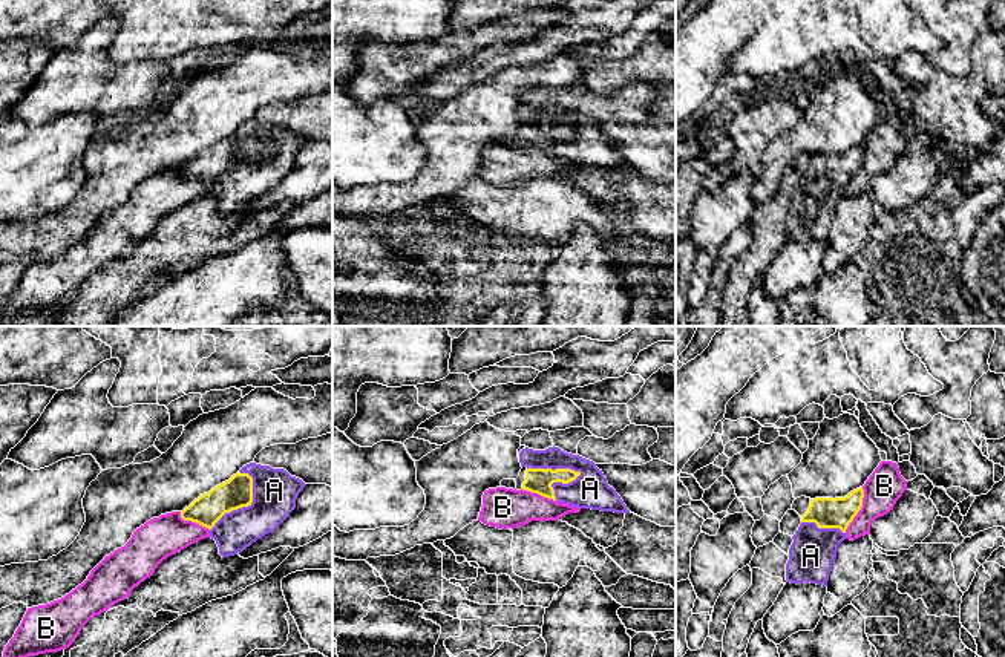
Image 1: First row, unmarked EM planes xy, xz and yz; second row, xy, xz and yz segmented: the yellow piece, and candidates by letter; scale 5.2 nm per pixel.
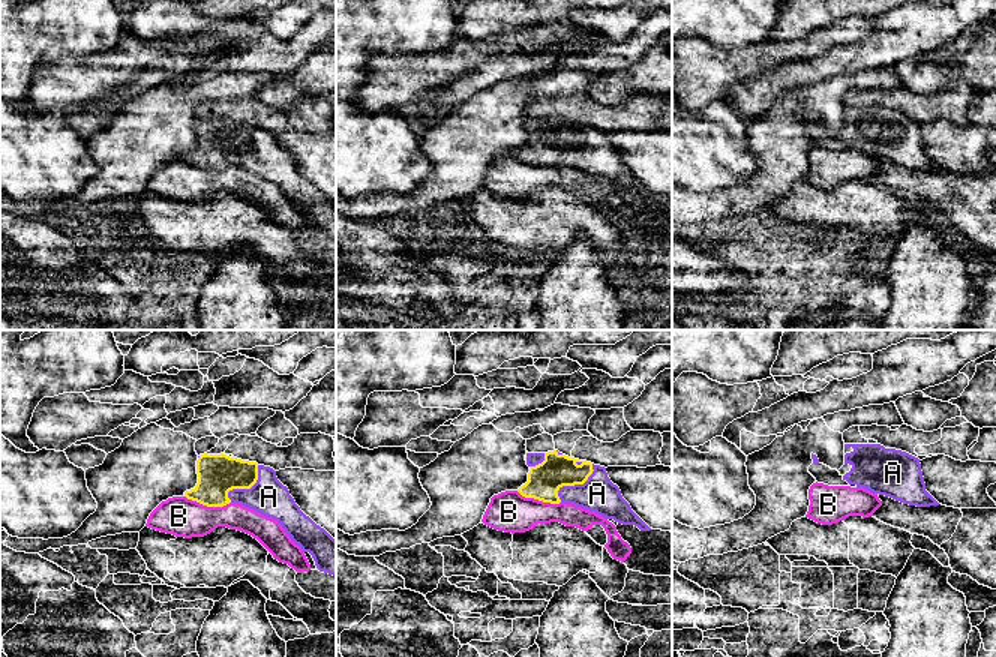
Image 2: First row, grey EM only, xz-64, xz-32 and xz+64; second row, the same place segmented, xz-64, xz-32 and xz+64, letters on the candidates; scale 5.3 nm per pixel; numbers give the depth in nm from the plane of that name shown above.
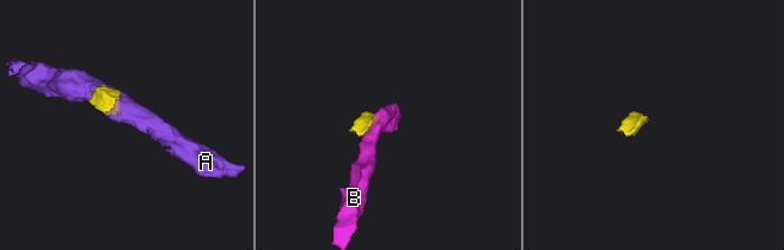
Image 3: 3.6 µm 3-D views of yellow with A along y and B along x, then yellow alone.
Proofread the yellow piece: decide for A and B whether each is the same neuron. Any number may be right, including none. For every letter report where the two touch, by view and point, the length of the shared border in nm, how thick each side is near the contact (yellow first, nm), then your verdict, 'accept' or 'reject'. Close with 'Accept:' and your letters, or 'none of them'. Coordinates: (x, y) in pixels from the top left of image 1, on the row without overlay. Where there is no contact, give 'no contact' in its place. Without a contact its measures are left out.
A: xz (556, 126) | 280 nm | 130/190 nm | accept
B: yz (860, 166) | 260 nm | 160/190 nm | reject
Accept: A

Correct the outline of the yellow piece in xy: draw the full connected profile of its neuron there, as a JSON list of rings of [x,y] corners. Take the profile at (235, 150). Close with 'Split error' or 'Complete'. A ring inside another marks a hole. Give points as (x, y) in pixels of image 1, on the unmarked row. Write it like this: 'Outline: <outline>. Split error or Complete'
Outline: [[[250,119],[228,138],[195,156],[181,168],[181,175],[208,185],[208,194],[216,198],[222,214],[234,213],[274,188],[296,165],[296,156],[305,142],[283,126]]]. Split error

